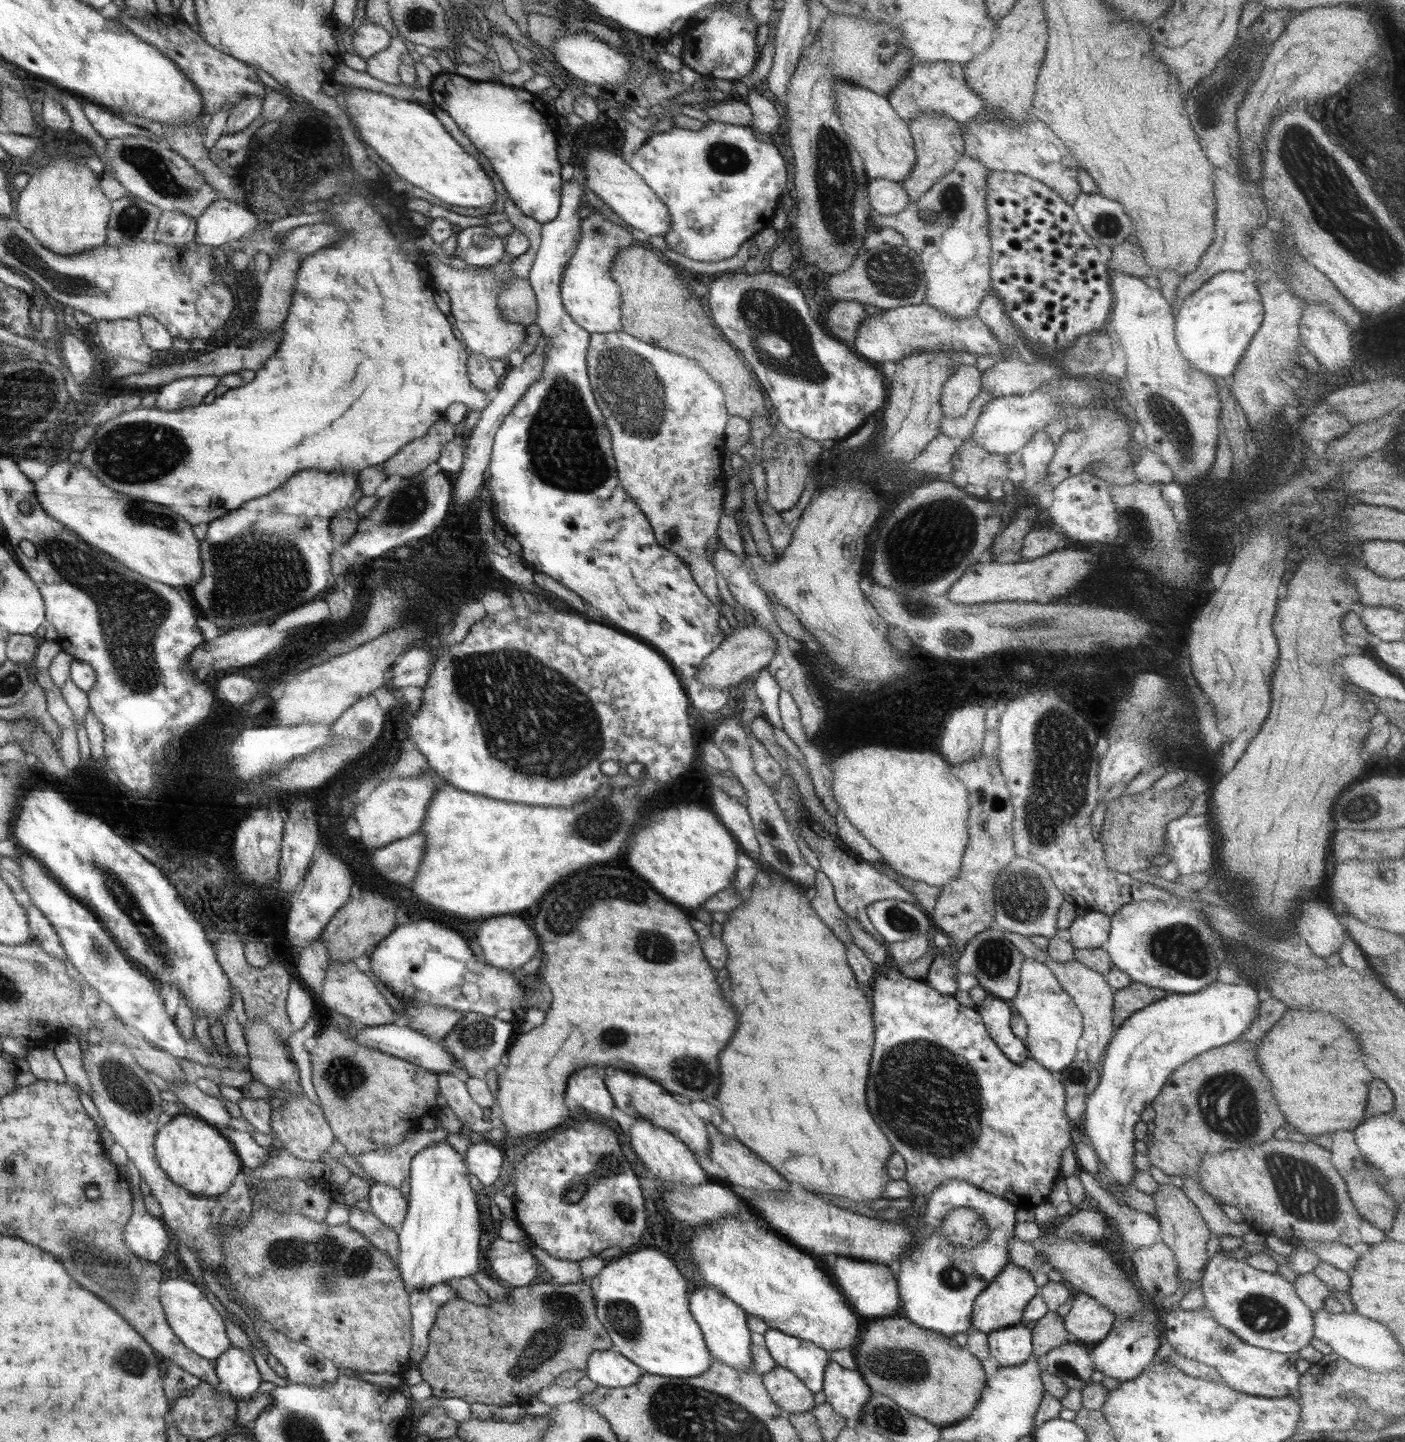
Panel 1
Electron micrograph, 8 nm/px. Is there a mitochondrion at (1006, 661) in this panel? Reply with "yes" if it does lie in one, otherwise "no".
no

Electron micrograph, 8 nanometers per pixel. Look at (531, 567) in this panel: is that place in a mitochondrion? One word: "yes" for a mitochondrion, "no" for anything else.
no

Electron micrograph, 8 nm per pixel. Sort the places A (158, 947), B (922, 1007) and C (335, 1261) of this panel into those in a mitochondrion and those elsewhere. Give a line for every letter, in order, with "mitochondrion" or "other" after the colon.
A: mitochondrion
B: other
C: mitochondrion

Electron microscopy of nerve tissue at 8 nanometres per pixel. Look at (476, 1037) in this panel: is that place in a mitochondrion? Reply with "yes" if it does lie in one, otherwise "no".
yes

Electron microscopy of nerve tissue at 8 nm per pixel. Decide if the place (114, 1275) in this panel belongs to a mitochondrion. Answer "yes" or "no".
yes

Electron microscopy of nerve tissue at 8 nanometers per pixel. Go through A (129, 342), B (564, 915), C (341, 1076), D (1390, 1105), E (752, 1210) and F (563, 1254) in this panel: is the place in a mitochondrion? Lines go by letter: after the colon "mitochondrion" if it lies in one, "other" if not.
A: other
B: mitochondrion
C: mitochondrion
D: other
E: other
F: other

